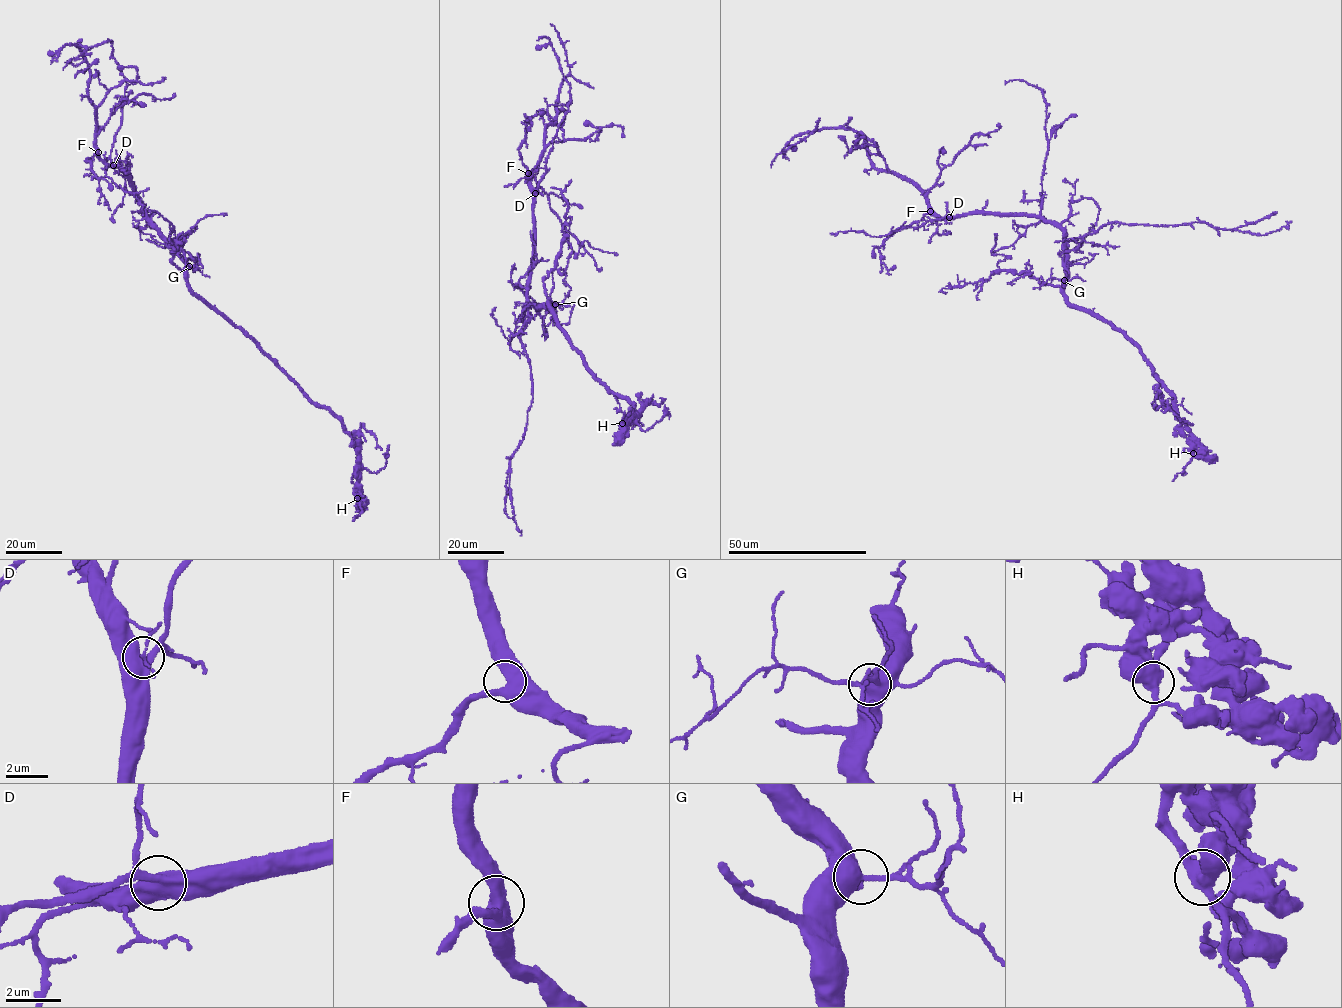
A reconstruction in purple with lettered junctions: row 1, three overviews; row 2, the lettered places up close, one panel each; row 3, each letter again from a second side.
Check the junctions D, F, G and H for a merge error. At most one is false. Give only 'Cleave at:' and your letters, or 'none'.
Cleave at: none

